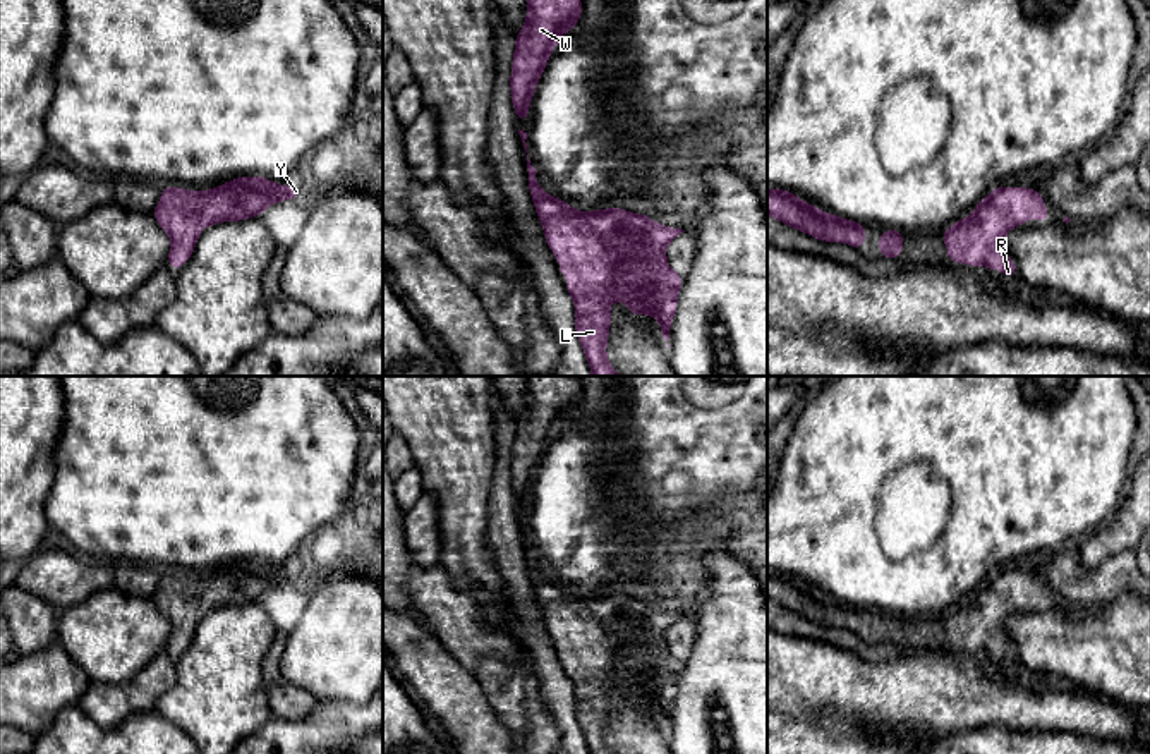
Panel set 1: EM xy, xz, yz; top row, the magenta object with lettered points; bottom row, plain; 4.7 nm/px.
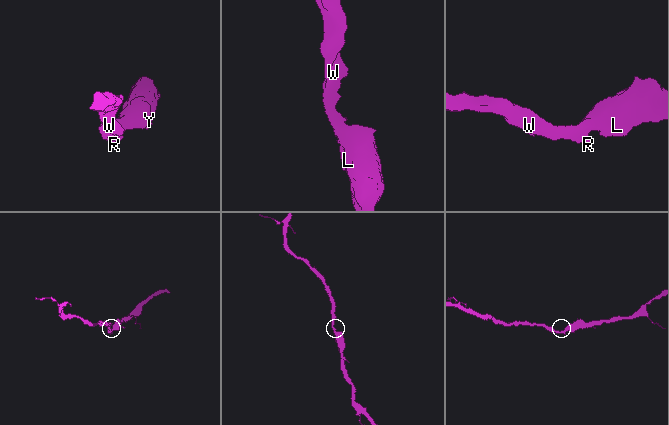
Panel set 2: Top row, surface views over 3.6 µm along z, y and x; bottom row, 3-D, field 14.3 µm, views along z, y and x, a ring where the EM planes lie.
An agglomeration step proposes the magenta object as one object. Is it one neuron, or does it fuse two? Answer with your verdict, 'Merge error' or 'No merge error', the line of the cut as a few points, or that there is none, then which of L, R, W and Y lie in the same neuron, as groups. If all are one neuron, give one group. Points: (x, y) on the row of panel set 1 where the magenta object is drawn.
No merge error. No split. Groups: L R W Y

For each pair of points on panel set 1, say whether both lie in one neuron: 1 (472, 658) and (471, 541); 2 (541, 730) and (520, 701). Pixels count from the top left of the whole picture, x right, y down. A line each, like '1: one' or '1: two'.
1: two
2: one

